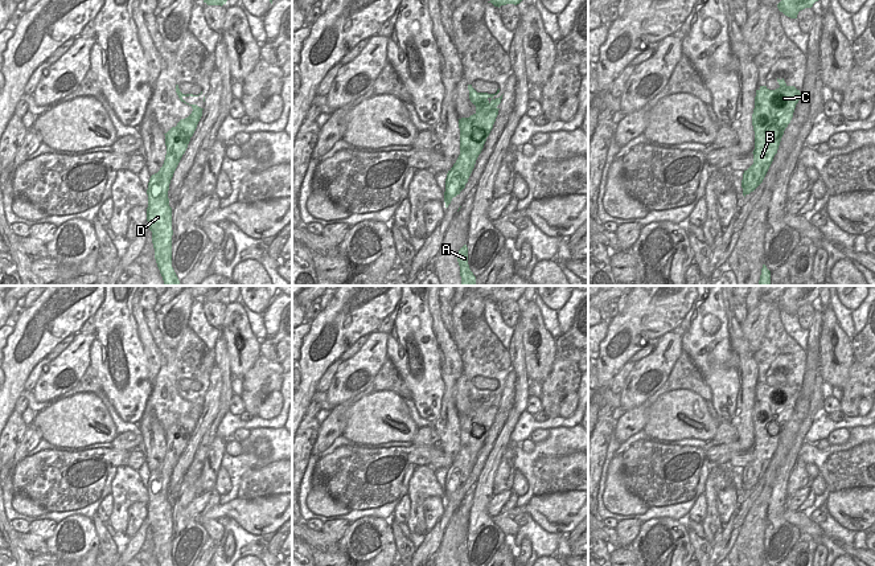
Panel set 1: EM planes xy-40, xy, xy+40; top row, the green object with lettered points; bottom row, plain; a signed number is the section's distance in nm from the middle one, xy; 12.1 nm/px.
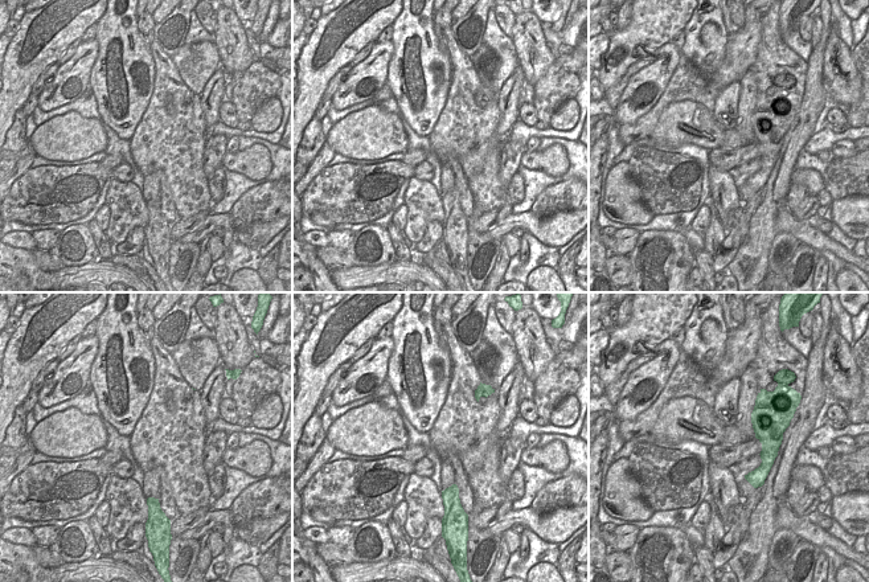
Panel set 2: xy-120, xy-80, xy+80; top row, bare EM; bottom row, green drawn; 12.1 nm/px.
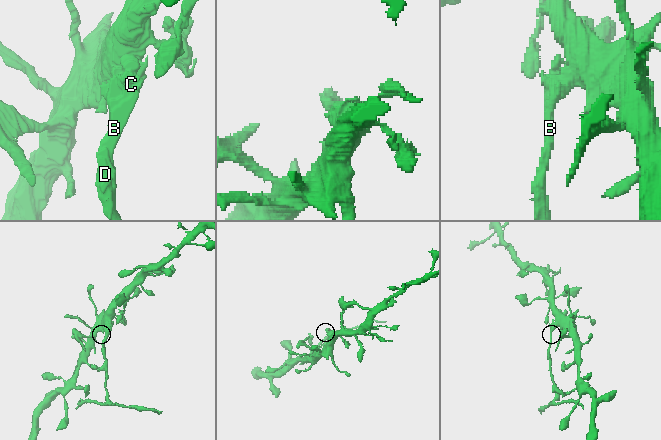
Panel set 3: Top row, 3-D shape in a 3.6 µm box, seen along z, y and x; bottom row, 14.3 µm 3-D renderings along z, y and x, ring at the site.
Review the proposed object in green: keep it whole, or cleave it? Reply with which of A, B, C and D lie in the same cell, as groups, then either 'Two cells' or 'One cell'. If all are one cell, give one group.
Groups: A B D / C. Two cells

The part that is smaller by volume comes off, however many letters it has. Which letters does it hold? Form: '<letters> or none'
A, B, D

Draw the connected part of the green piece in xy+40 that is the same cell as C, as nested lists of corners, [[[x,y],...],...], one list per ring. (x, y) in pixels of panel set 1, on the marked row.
[[[777,78],[777,82],[780,87],[776,90],[769,90],[767,86],[760,86],[760,89],[756,90],[755,108],[752,114],[753,128],[771,122],[769,114],[772,108],[786,107],[794,111],[801,97],[800,90],[794,86],[788,86],[784,78]]]

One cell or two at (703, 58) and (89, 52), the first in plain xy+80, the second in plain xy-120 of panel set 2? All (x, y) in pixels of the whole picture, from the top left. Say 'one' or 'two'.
two

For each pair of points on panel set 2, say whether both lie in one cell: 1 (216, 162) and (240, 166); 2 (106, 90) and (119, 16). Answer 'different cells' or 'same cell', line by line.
1: different cells
2: same cell

